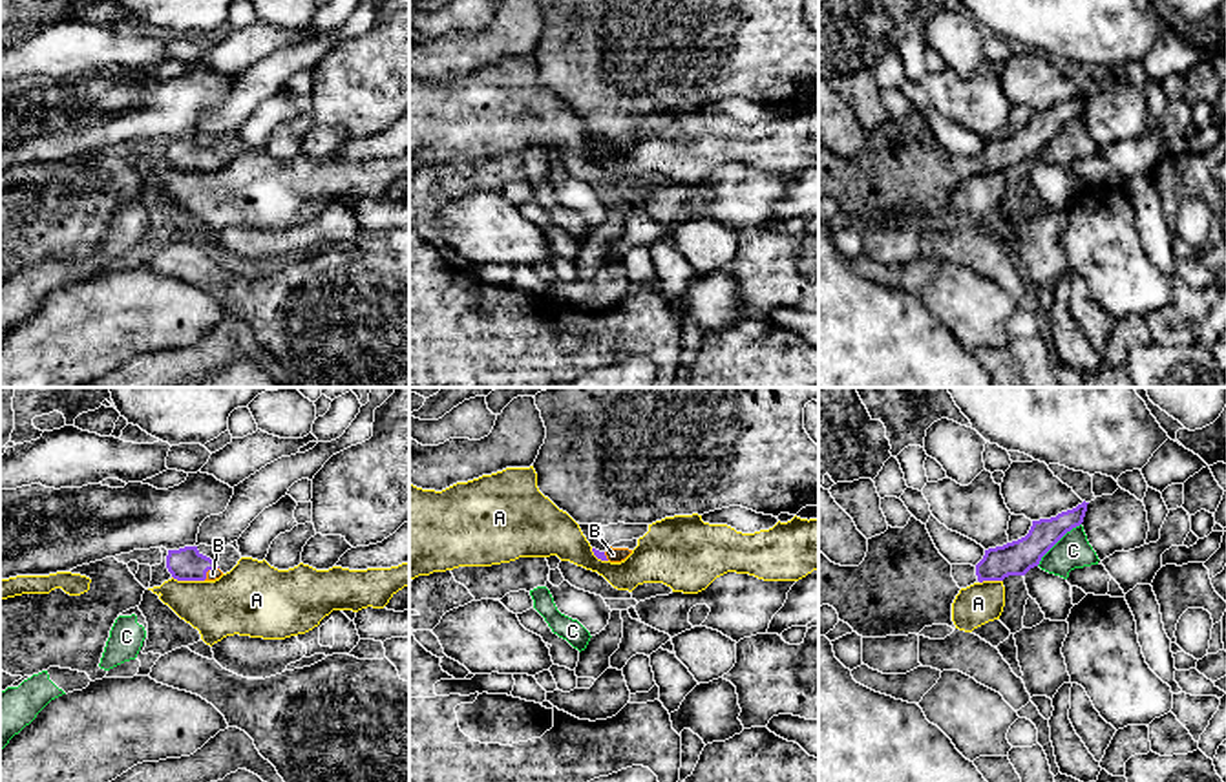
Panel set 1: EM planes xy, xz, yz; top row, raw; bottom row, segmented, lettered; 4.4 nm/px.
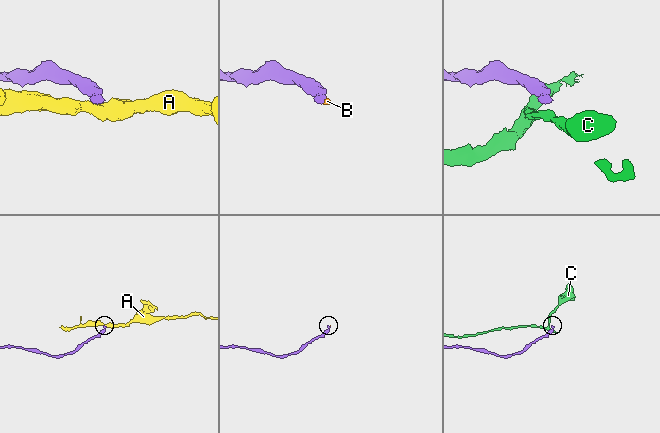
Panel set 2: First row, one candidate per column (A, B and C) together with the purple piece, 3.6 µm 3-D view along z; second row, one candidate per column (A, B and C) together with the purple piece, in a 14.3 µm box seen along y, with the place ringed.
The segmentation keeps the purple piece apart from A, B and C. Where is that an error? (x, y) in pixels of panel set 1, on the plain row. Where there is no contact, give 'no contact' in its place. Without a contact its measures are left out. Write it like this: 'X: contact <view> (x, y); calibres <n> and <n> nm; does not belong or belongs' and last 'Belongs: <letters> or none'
A: contact xy (189, 170); calibres 150 and 280 nm; does not belong
B: contact xy (209, 159); calibres 150 and 50 nm; belongs
C: contact yz (1056, 132); calibres 150 and 160 nm; does not belong
Belongs: B

